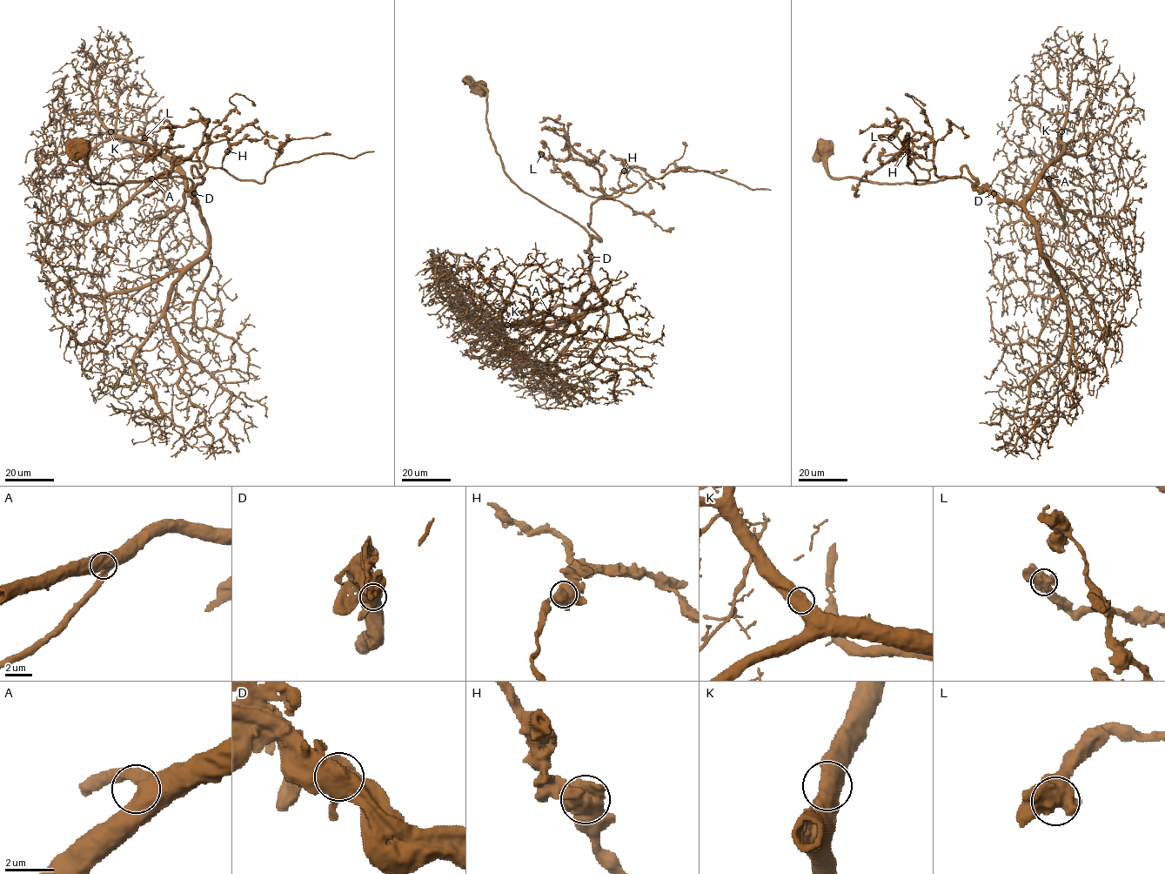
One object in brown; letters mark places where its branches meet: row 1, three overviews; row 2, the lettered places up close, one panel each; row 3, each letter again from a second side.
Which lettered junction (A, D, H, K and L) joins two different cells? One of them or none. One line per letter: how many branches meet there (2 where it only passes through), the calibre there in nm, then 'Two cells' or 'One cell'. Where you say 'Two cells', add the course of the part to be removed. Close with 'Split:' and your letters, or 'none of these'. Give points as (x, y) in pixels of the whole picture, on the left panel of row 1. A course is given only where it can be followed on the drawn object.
A: Branches: 2. Thickness 700 nm. One cell
D: Branches: 2. Thickness 850 nm. One cell
H: Branches: 2. Thickness 750 nm. One cell
K: Branches: 2. Thickness 700 nm. One cell
L: Branches: 2. Thickness 800 nm. One cell
Split: none of these

